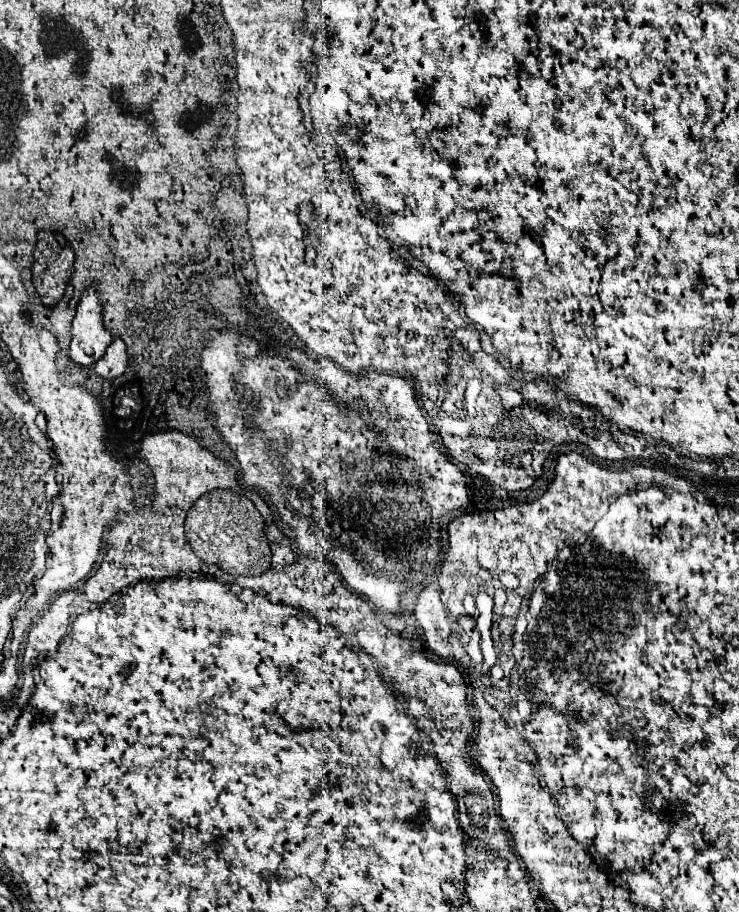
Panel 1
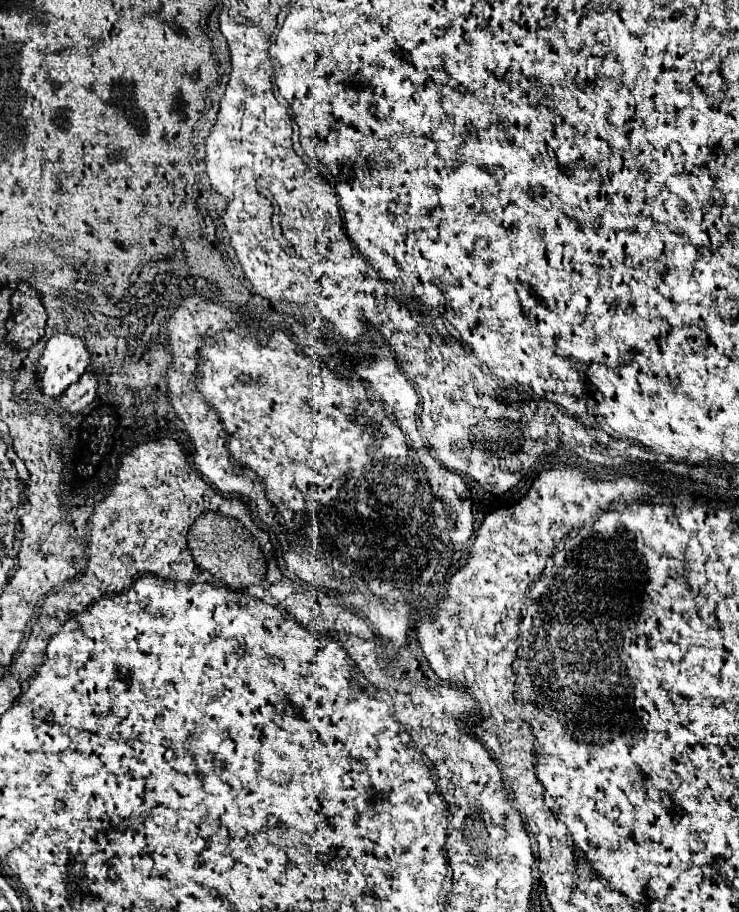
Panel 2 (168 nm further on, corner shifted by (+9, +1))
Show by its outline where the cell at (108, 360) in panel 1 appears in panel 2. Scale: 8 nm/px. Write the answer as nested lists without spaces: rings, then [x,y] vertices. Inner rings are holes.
[[[83,375],[77,383],[73,383],[61,397],[59,403],[67,413],[79,413],[83,407],[87,407],[97,395],[97,379],[93,375]]]

